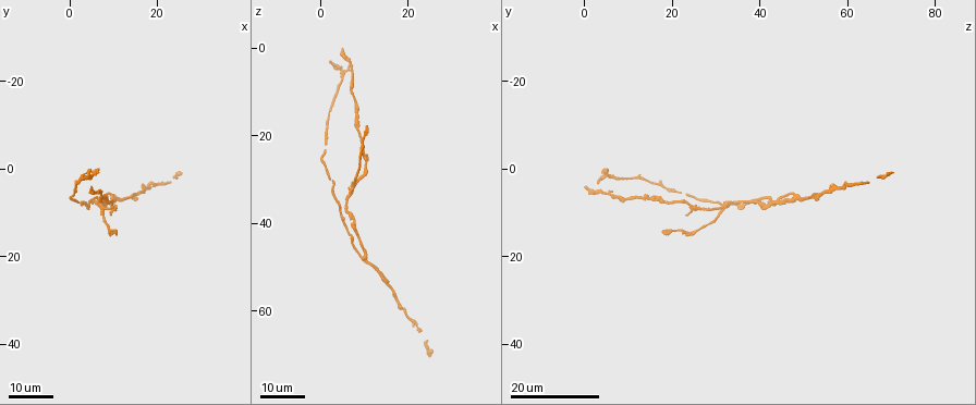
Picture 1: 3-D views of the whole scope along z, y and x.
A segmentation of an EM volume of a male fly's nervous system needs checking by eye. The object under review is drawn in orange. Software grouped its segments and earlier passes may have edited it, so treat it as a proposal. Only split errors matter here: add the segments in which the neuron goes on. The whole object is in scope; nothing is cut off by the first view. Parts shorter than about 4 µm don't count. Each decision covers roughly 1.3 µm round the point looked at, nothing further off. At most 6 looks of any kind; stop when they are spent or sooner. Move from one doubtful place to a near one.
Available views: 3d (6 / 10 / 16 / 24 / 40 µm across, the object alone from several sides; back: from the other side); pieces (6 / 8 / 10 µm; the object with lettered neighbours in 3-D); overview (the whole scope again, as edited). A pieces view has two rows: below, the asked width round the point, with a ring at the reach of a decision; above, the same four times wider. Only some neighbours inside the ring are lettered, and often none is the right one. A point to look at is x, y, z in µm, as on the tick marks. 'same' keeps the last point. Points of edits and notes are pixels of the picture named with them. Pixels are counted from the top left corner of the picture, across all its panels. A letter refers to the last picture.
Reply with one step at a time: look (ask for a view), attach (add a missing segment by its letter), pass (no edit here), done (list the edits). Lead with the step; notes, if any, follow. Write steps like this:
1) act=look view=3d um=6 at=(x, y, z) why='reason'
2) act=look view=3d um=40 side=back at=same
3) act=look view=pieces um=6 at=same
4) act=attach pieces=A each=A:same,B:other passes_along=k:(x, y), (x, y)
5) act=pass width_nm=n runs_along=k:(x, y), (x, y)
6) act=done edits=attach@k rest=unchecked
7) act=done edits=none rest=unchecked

act=look view=3d um=24 at=(25.5, 0.5, 70.5) why='end of a long branch'

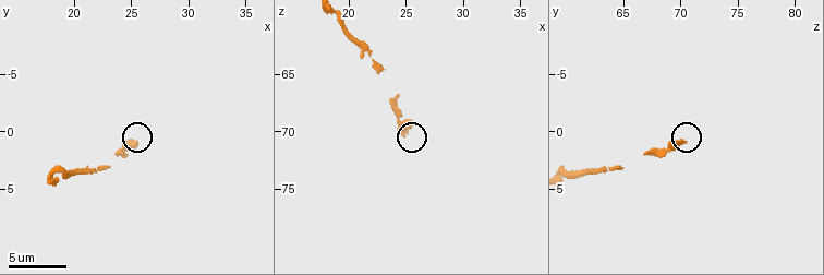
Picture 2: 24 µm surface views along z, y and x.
act=look view=pieces um=10 at=(25.0, 1.0, 70.4)

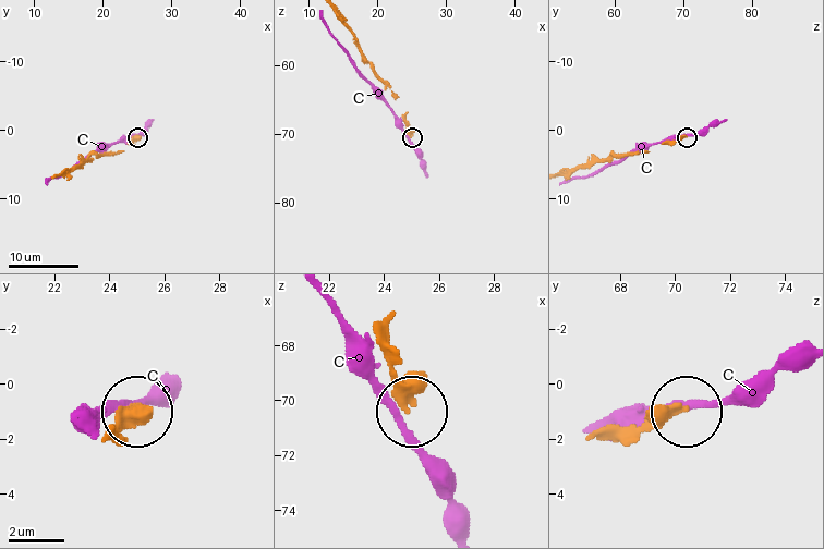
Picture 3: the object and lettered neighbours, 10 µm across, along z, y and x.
act=pass each=C:other runs_along=3:(343, 24), (362, 57), (397, 96), (411, 135) found='none of them fits'

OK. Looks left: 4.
act=look view=3d um=24 at=(10.5, 14.5, 18.0) why='long arm stops here'

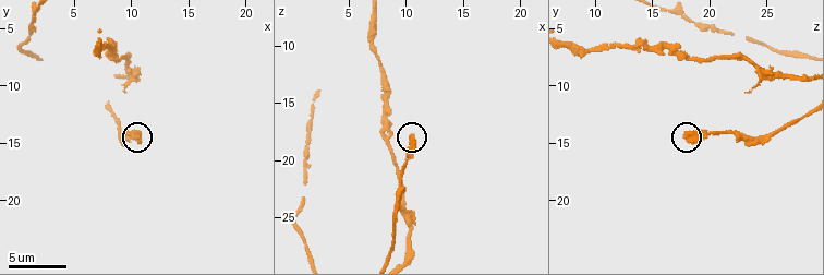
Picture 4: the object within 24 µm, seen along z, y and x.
act=look view=pieces um=10 at=(10.6, 14.4, 17.8) why='see the neighbours'

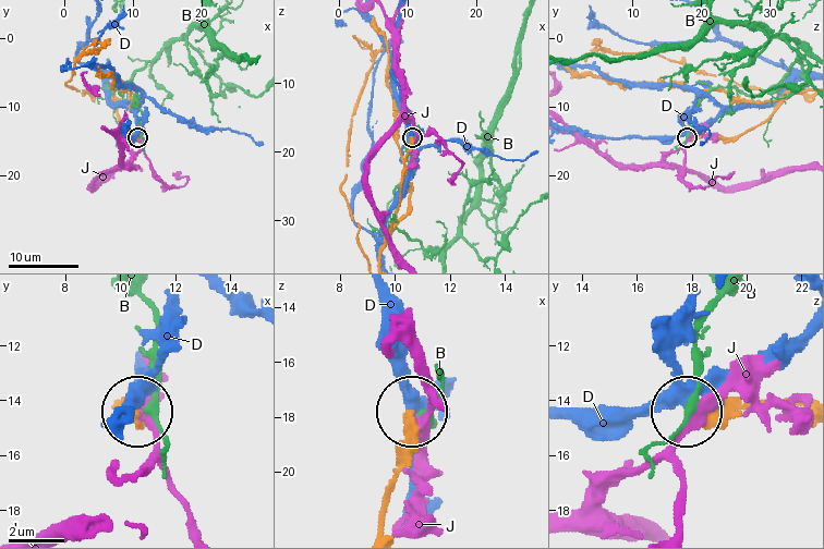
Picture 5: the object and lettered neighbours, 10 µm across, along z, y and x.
act=pass each=B:other,D:other,J:other found='no lettered segment goes on from it'

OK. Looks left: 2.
act=look view=3d um=16 at=(2.0, 3.0, 3.0) why='end of a long branch'

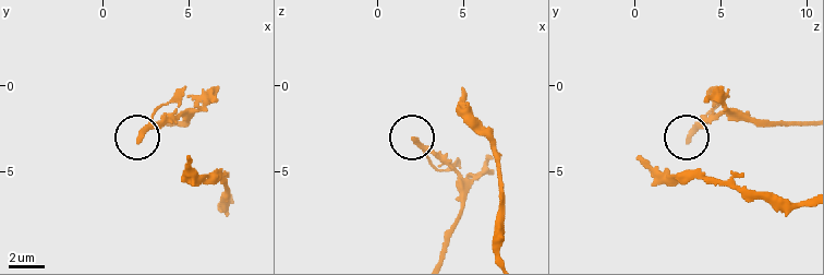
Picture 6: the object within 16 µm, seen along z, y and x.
act=look view=pieces um=6 at=(2.2, 3.2, 3.1)

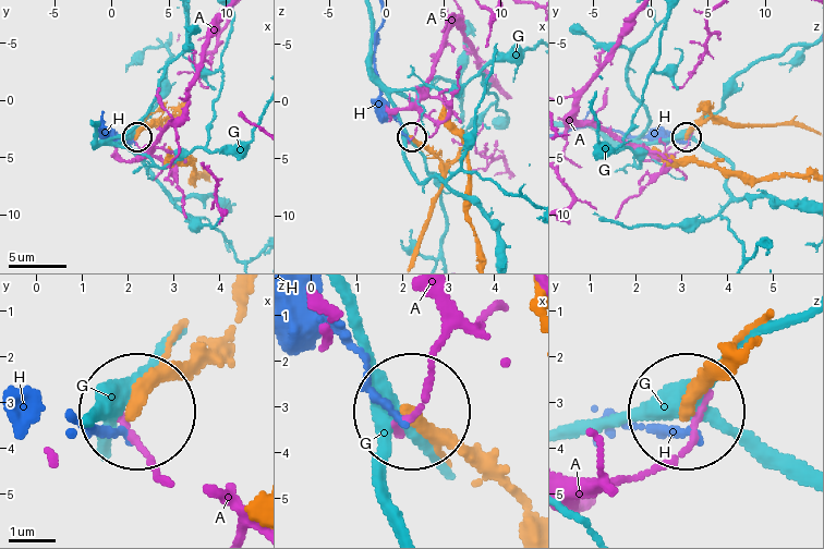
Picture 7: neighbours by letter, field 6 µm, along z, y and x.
act=pass width_nm=270 each=A:other,G:other,H:other runs_along=7:(206, 351), (135, 413) found='no lettered segment goes on from it'

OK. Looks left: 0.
act=done edits=none rest=unchecked

